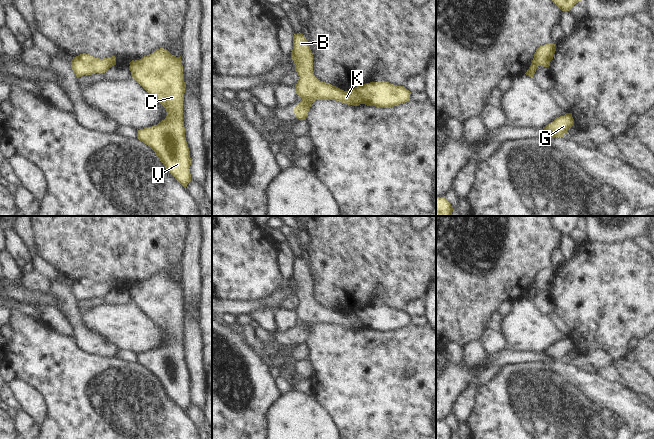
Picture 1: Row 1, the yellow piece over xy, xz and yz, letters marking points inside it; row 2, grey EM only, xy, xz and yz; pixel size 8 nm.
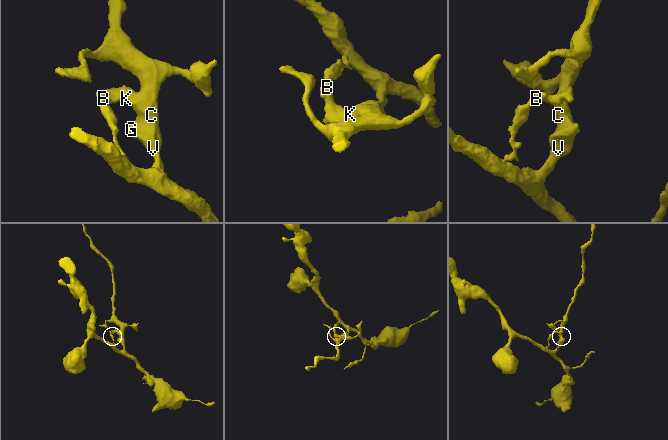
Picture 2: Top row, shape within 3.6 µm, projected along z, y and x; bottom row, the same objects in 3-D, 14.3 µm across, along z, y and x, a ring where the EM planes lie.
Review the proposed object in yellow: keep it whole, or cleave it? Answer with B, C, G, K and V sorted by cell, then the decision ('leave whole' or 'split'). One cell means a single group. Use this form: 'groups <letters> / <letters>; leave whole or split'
groups B K / C G V; split

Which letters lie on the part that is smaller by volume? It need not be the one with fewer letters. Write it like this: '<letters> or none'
B, K

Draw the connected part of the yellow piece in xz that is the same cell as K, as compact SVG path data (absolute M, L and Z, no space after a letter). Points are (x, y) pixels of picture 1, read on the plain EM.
M302 257L294 258L291 281L299 303L295 315L302 324L297 327L293 337L299 344L306 343L311 328L315 324L336 324L347 329L363 328L357 314L344 315L336 310L318 304L313 295L313 277Z

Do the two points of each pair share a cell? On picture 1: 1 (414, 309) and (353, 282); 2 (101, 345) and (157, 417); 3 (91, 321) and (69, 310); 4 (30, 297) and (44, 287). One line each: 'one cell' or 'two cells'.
1: two cells
2: two cells
3: two cells
4: two cells

